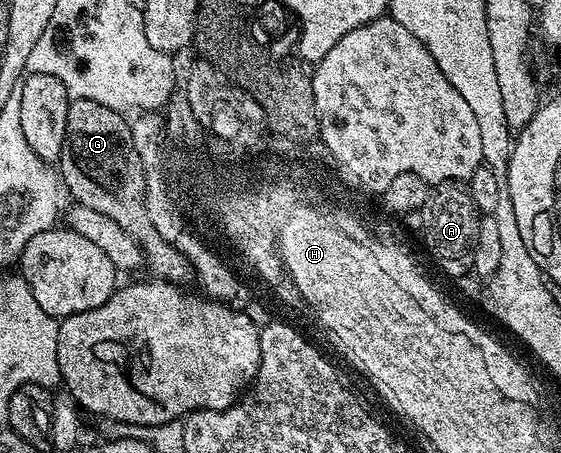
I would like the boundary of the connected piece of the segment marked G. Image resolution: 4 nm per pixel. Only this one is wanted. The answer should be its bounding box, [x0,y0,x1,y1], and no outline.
[58,100,193,282]

